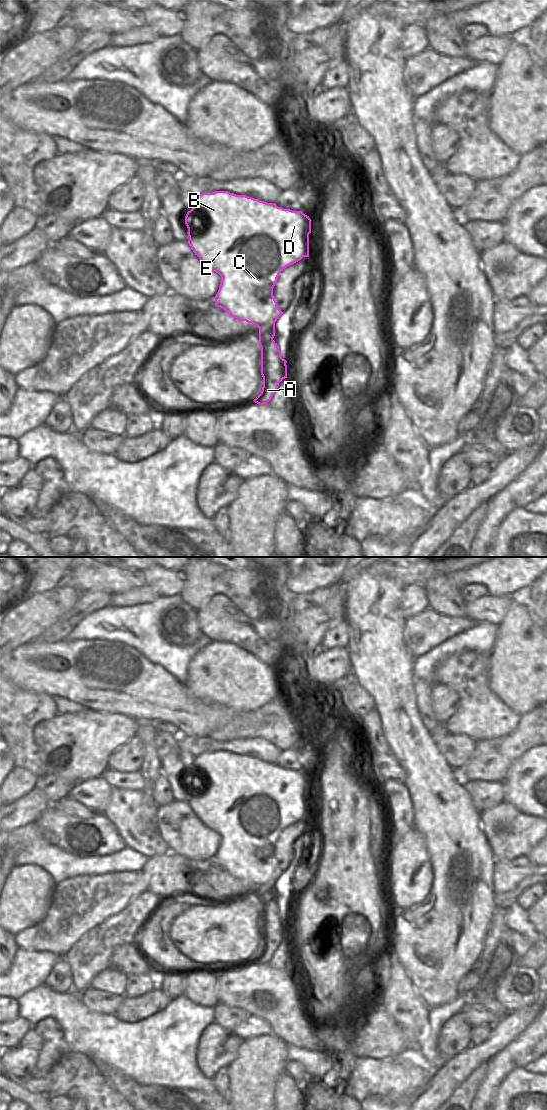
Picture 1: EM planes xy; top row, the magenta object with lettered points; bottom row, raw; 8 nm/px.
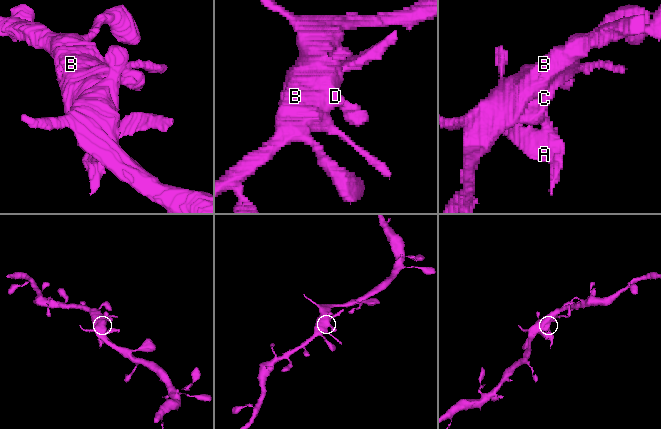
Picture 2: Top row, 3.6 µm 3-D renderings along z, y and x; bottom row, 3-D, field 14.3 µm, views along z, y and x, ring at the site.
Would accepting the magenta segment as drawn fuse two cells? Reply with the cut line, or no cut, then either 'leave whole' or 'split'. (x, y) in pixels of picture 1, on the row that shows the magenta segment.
xy (259, 336), (272, 339) | split

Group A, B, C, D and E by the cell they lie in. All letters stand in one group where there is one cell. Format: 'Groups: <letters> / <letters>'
Groups: A / B C D E

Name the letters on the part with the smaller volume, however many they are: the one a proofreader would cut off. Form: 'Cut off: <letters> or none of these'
Cut off: A

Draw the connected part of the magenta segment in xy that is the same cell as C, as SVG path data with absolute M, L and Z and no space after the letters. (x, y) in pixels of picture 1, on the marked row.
M228 191L202 193L193 197L193 208L185 216L188 244L201 262L221 276L215 304L236 319L252 323L259 328L259 337L273 339L275 322L283 312L277 306L273 288L279 274L288 266L309 257L311 219L302 211L292 211L246 195Z

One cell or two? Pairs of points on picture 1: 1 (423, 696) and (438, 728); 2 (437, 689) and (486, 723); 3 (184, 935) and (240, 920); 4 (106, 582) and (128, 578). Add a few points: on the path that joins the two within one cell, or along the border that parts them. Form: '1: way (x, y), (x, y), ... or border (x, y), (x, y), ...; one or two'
1: way (423, 704), (430, 720); one
2: border (447, 684), (458, 696), (458, 707), (445, 723); two
3: way (198, 934), (226, 933); one
4: way (111, 580), (123, 580); one

